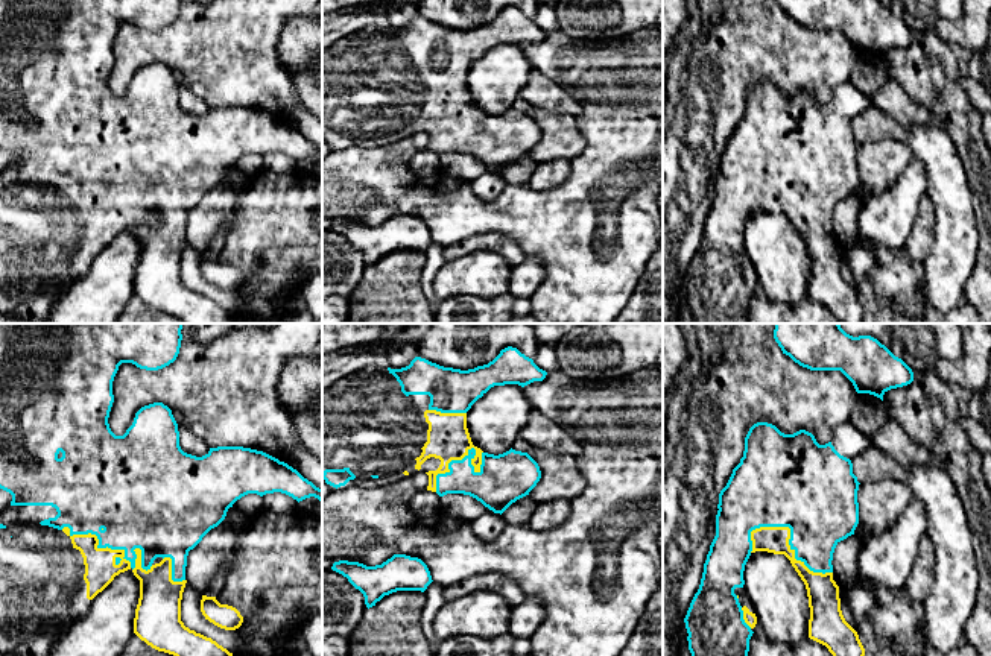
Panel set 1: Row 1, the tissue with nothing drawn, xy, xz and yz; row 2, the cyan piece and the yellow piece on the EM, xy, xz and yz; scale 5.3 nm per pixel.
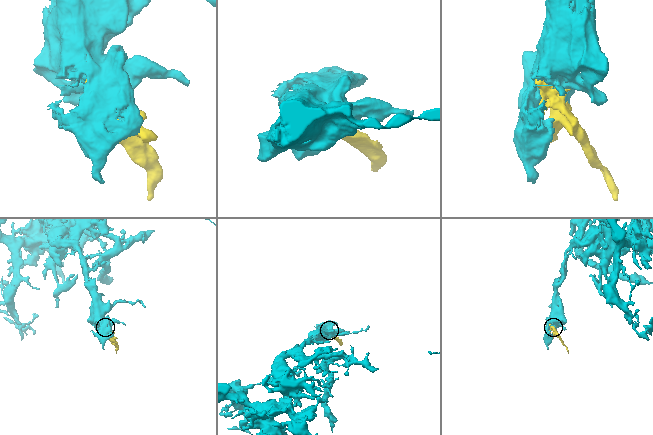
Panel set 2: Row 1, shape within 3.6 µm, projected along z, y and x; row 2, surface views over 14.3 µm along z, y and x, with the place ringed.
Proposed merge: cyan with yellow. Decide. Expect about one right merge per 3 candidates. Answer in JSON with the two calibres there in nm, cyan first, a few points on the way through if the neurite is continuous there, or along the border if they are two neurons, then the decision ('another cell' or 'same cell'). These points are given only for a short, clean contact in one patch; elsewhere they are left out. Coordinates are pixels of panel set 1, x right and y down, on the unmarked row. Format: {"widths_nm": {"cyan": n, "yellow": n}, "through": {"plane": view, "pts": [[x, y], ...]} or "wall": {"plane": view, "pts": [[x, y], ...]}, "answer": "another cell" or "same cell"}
{"widths_nm": {"cyan": 460, "yellow": 170}, "answer": "same cell"}

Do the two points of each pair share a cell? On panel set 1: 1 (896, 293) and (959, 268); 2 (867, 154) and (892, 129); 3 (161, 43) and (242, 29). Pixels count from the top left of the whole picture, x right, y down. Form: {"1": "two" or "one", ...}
{"1": "two", "2": "two", "3": "one"}

